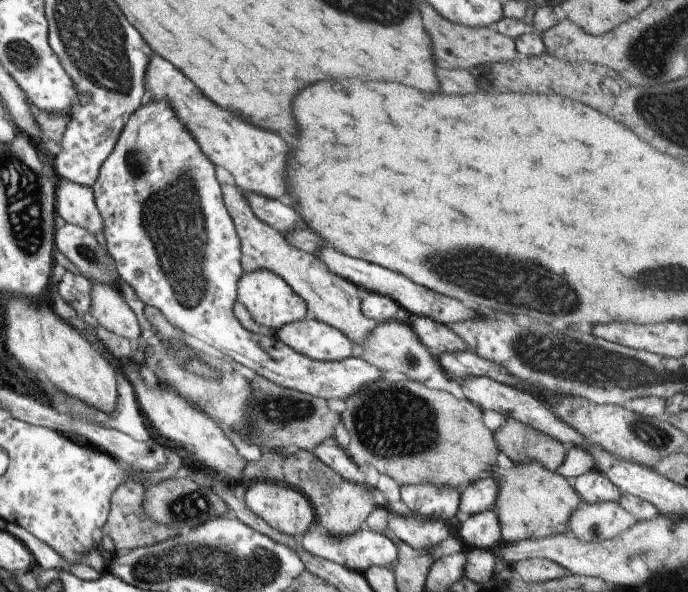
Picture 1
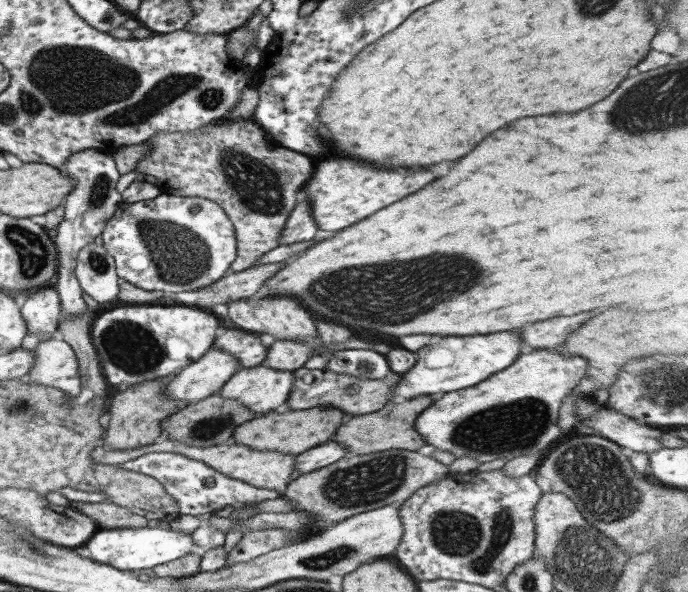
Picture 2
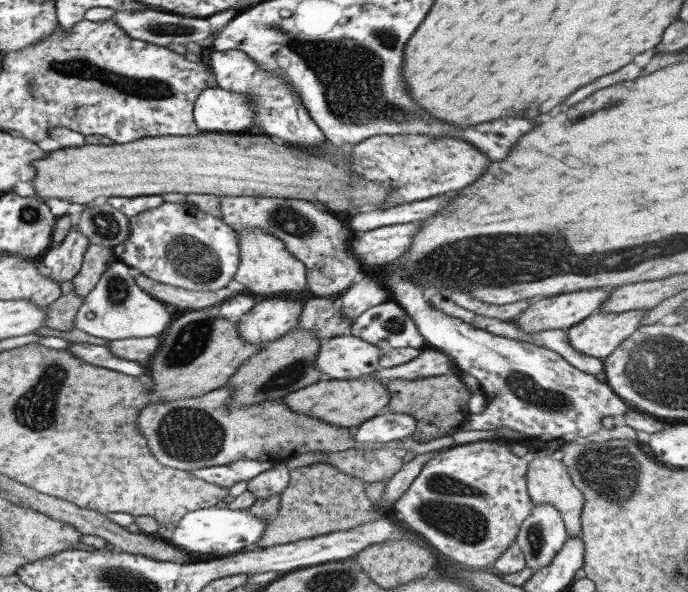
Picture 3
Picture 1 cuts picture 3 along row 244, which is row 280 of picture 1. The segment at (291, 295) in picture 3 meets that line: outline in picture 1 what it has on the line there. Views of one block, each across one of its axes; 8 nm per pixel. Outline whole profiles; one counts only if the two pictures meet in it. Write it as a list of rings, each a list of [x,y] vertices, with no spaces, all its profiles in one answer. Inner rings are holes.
[[[267,269],[243,272],[236,284],[236,300],[249,311],[258,325],[274,331],[287,323],[303,319],[307,312],[303,299],[280,276]]]

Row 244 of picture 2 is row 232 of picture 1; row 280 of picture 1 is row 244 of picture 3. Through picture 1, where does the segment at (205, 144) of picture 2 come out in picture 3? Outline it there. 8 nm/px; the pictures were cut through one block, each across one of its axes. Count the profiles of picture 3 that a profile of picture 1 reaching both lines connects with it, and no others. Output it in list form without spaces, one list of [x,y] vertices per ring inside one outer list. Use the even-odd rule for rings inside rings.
[[[217,196],[222,222],[237,234],[253,227],[263,229],[283,241],[286,251],[305,268],[309,296],[340,297],[351,284],[358,282],[363,270],[349,256],[348,242],[353,233],[333,214],[323,211],[306,200],[263,198],[262,196]]]

